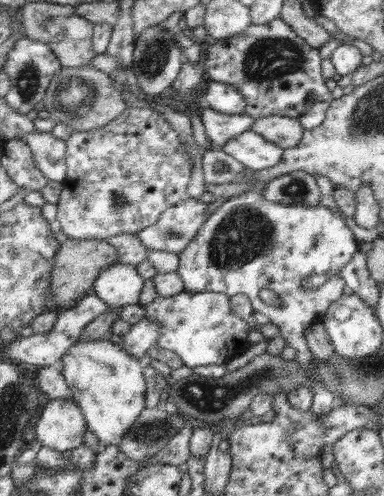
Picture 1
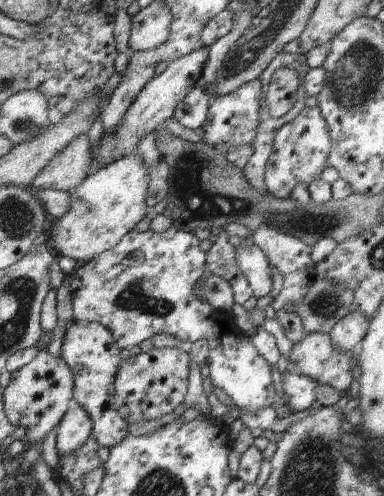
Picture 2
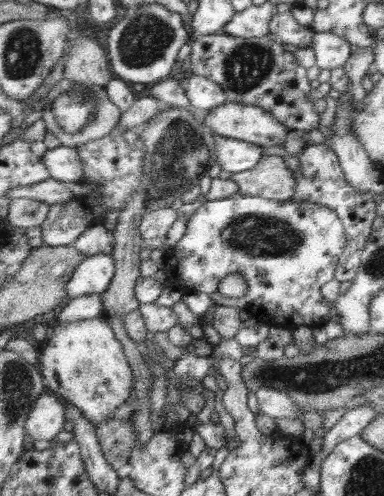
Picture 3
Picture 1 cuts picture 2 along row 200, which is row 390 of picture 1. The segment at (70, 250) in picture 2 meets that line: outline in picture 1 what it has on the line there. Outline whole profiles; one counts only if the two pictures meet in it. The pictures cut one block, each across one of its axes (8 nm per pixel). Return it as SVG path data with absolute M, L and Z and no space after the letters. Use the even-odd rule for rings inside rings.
M91 340L75 344L61 360L61 372L73 390L73 400L85 414L89 432L97 436L101 446L119 446L125 434L135 428L139 416L147 410L145 364L131 356L121 344L109 340Z

